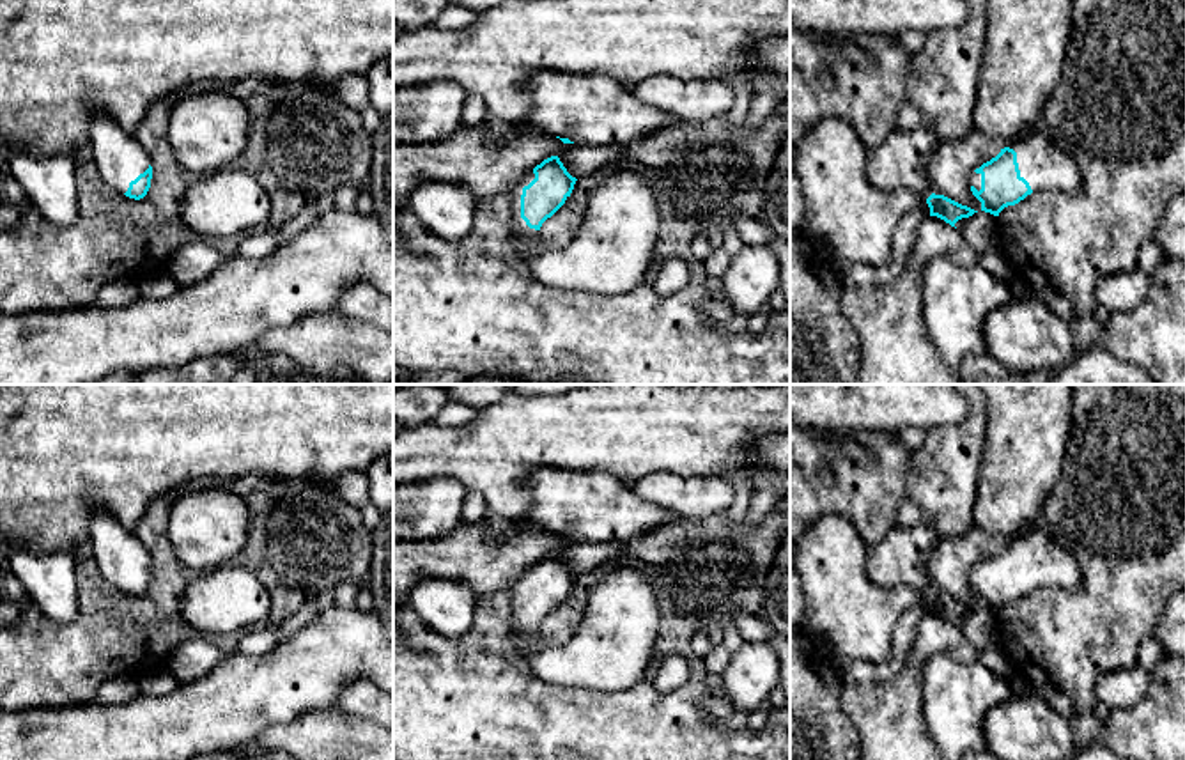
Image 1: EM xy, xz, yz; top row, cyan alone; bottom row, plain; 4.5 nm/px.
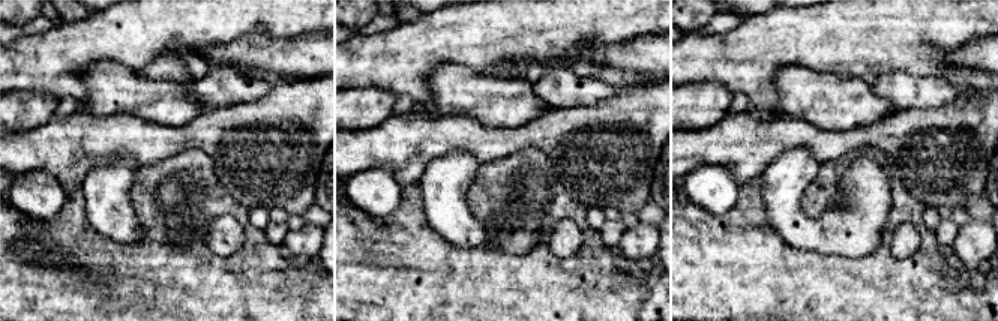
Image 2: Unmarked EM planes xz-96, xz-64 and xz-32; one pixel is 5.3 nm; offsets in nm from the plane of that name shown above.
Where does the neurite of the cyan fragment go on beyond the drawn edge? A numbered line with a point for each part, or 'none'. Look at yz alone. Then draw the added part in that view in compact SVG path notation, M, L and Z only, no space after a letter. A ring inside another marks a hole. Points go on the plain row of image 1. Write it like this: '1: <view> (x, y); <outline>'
1: yz (1045, 564); M1034 528L1008 544L1017 549L1020 574L1029 579L1033 588L1073 590L1080 585L1082 574L1077 560L1045 530Z

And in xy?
1: xy (117, 551); M92 507L90 542L99 572L119 590L143 570L151 554L135 531L126 530L108 510Z

